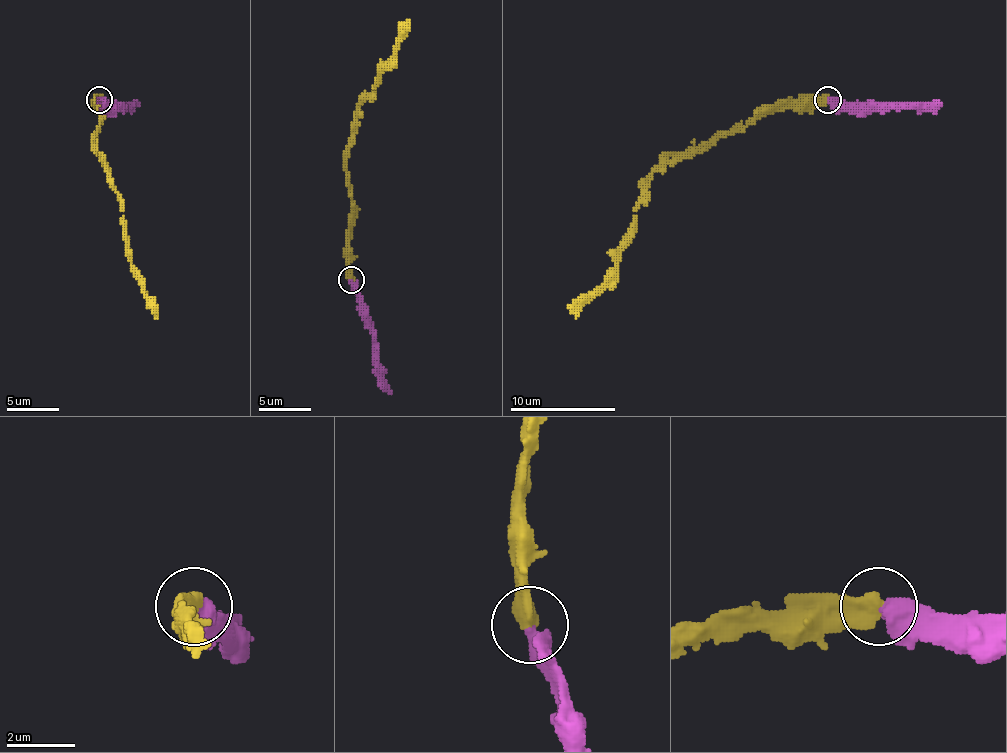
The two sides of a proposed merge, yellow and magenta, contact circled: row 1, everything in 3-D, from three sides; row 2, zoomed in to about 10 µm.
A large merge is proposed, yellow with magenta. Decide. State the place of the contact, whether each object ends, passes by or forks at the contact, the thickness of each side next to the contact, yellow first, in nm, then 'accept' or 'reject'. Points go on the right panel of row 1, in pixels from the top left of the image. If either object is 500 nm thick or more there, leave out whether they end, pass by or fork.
place (827, 99); calibres 600 and 500 nm; accept

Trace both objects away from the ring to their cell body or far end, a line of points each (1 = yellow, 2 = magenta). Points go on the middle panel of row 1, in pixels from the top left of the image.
1: (352, 280), (349, 217), (352, 196), (346, 170), (352, 122), (359, 104), (375, 86), (409, 28)
2: (352, 280), (359, 314), (373, 335), (373, 364), (391, 393)

